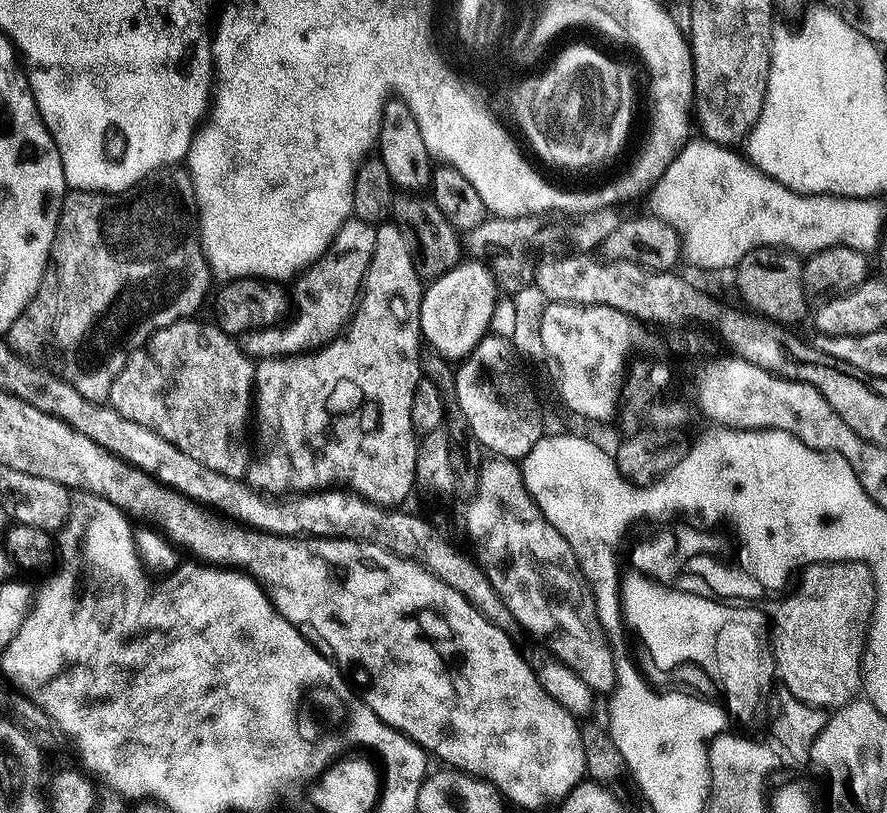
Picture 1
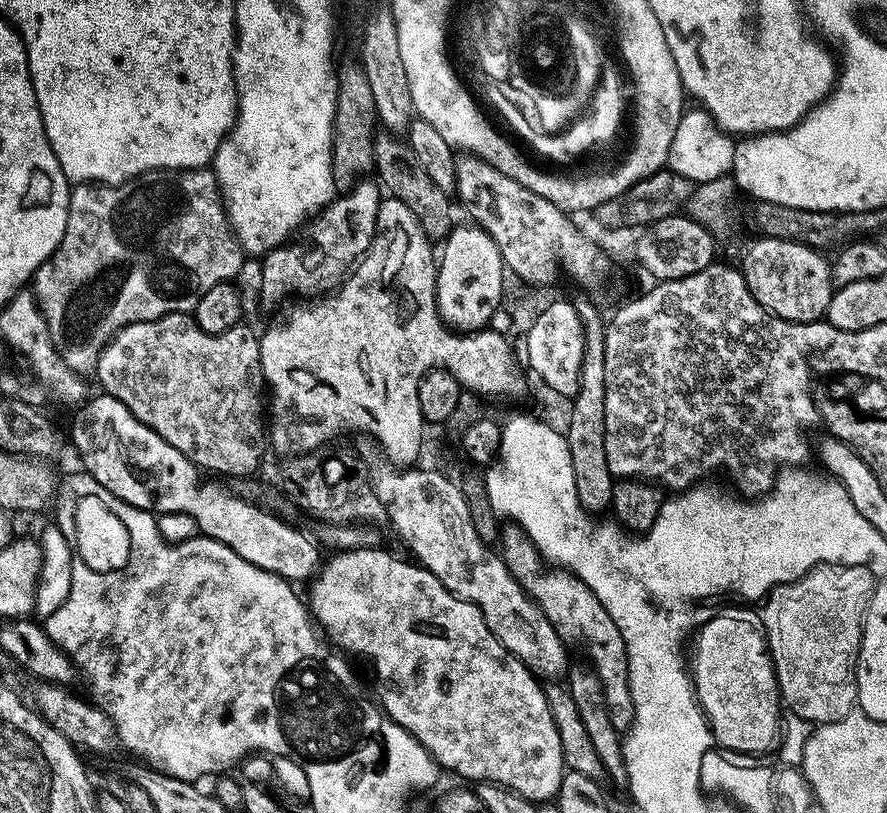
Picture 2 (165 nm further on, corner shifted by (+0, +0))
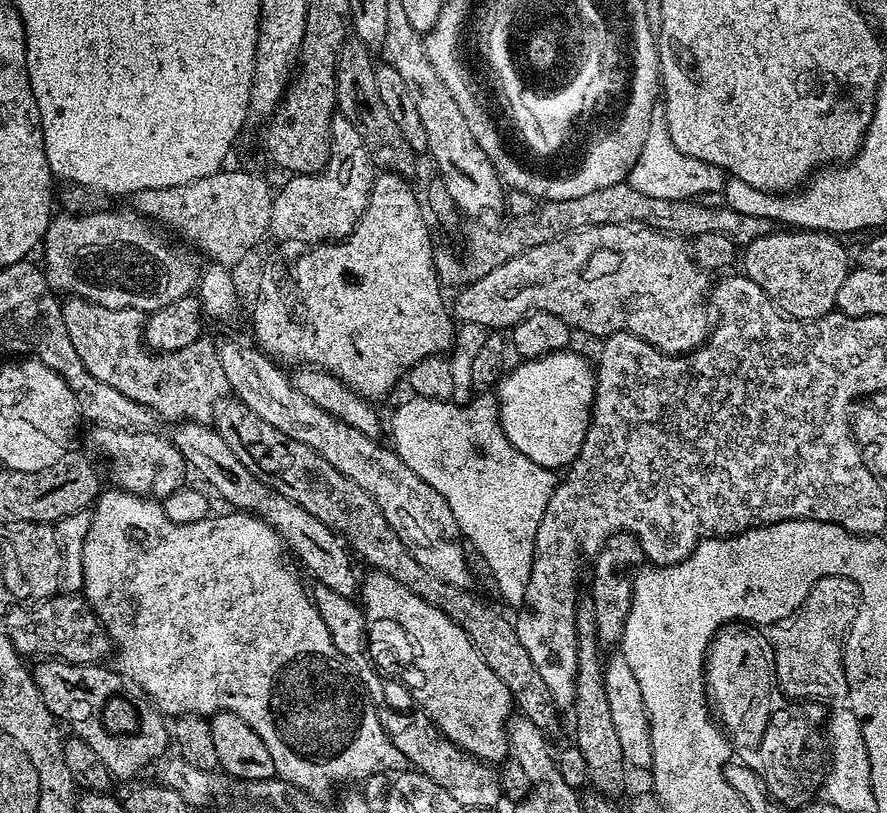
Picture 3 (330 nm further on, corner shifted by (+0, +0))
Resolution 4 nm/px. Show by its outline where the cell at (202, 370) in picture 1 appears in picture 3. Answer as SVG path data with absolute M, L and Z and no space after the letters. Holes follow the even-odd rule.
M68 298L60 313L82 366L98 382L114 386L134 402L156 413L161 421L208 424L217 415L224 395L229 395L228 379L215 351L200 348L199 343L177 352L153 354L146 347L145 313L133 308L103 308L89 300Z

